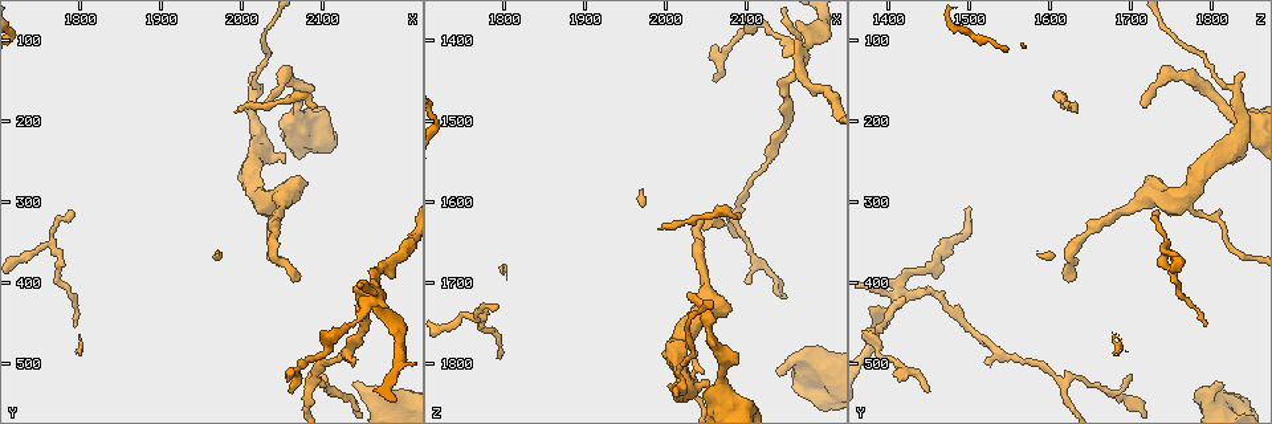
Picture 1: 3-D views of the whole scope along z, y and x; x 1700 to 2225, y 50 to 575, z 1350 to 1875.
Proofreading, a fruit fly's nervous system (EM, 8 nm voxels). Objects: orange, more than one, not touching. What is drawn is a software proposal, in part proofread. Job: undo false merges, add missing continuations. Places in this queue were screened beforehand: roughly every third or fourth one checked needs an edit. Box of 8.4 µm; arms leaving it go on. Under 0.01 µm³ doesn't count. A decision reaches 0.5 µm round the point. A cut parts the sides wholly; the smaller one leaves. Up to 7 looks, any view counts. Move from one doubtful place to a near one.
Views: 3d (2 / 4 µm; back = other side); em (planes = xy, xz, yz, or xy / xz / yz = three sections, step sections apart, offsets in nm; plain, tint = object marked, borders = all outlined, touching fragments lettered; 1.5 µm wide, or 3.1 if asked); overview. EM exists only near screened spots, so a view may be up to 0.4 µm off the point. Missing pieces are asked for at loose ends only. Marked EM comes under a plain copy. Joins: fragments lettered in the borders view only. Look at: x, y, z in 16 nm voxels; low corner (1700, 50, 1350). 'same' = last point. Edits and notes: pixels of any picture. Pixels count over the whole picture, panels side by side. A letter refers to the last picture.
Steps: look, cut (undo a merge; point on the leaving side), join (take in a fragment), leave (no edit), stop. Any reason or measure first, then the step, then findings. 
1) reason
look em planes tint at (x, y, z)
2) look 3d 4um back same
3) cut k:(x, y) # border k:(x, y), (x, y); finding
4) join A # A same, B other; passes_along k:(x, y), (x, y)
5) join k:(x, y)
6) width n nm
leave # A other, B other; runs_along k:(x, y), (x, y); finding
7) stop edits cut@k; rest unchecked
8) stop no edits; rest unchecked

stops while still wide
look em xy step 4 borders at (2135, 525, 1810)

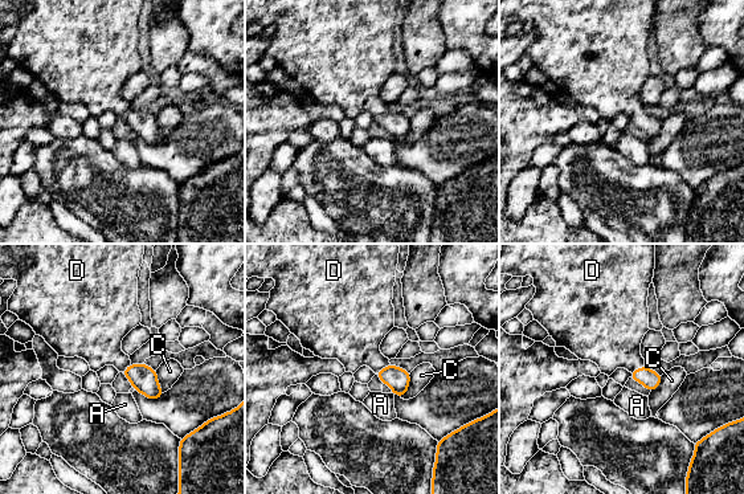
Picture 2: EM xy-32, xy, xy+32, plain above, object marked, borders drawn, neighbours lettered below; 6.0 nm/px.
look em planes borders same

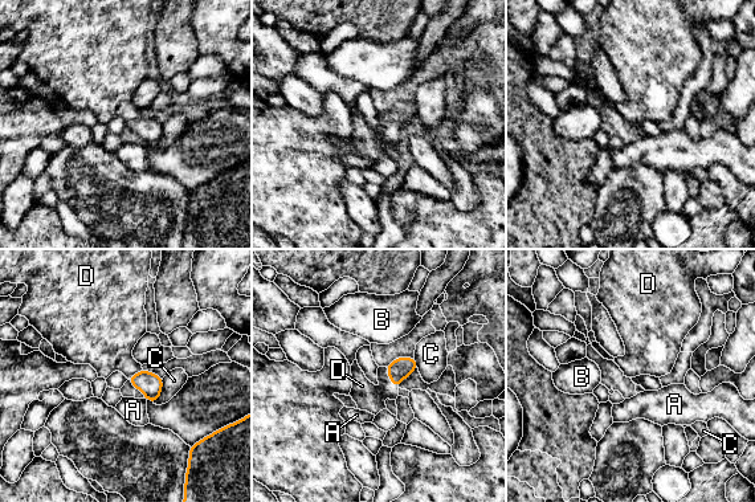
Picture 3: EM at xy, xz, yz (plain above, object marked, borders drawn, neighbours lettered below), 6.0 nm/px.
join D # A other, B other, C other, D same; passes_along 3:(402, 367), (390, 378), (370, 398); it goes on there

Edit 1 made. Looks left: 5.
look overview

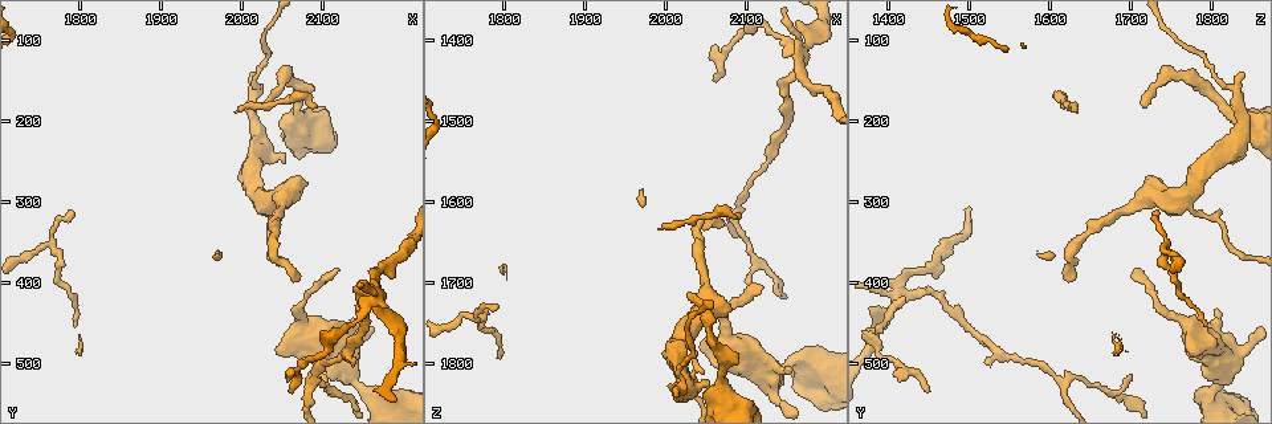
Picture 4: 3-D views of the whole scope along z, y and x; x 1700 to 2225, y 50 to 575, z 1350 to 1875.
an open end
look em xz step 4 borders at (2100, 515, 1695)

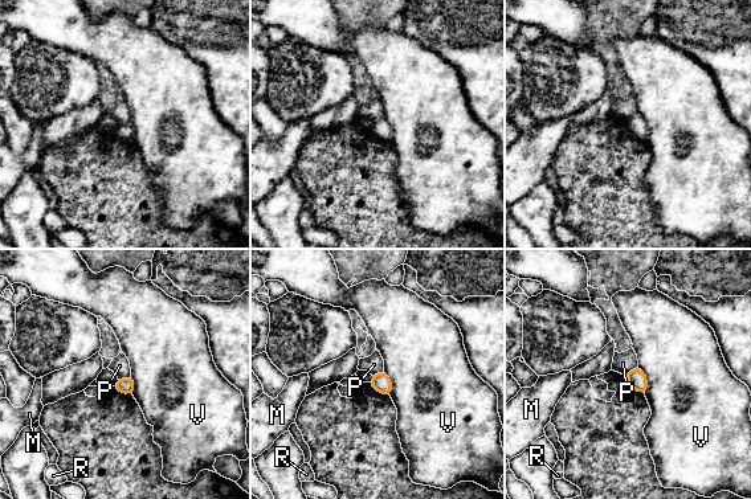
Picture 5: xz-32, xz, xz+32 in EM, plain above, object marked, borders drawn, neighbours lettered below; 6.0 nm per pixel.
width 100 nm
leave # M other, P other, R other, V other; border 5:(130, 375), (118, 380); none of them fits

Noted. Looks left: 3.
four-way junction
look em planes borders at (2165, 420, 1415)

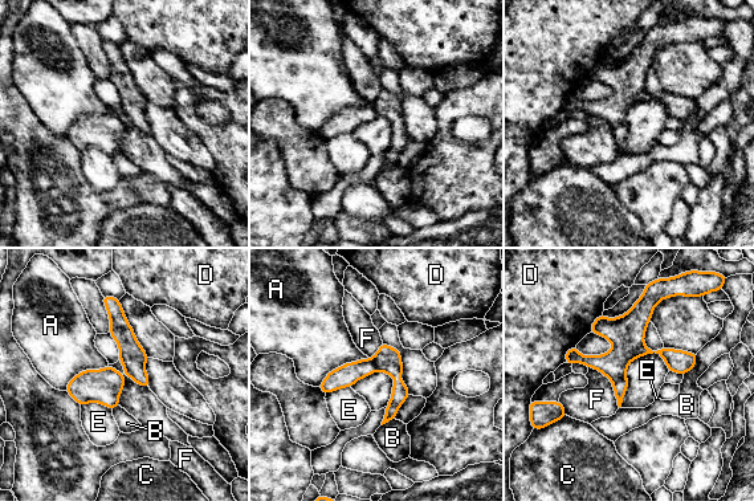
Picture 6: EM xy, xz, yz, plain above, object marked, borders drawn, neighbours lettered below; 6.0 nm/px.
width 160 nm; longest_contact A 360 nm
cut 6:(620, 386) # A other, B other, C other, D other, E other, F other; a second neuron is stuck on

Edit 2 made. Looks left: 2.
stop edits join@3, cut@6; rest unchecked

